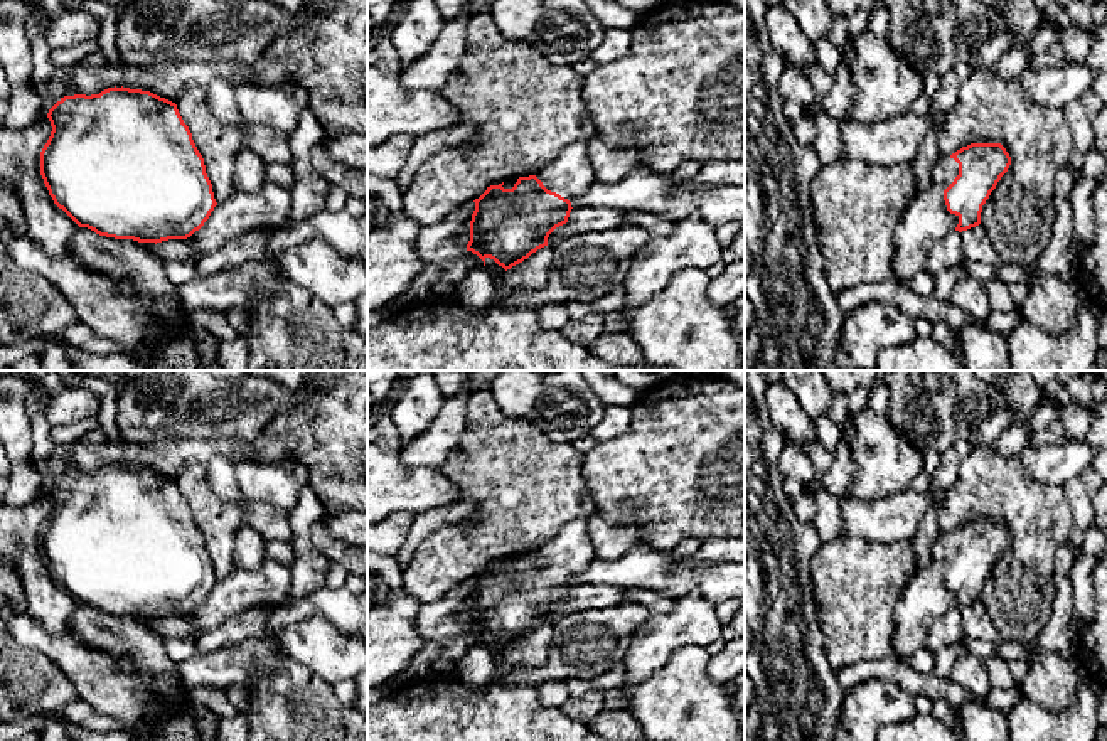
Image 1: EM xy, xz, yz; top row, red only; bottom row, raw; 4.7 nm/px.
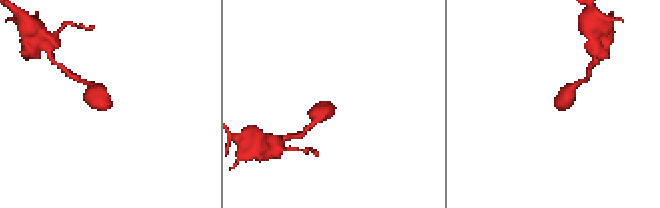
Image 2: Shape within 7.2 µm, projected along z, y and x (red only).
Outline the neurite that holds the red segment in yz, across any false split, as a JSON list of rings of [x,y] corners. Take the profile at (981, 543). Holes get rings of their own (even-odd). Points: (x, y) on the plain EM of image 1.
[[[971,520],[950,534],[939,532],[922,571],[910,539],[885,544],[846,536],[822,542],[809,569],[831,669],[837,672],[859,660],[908,660],[925,647],[927,632],[940,615],[981,601],[982,583],[1009,542],[1011,534],[1001,520]]]

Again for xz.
[[[490,391],[470,392],[470,397],[465,408],[465,416],[467,416],[465,426],[458,436],[457,446],[452,450],[448,460],[441,466],[443,475],[458,487],[460,500],[472,502],[475,505],[475,510],[460,522],[443,525],[433,530],[426,539],[420,542],[418,549],[414,551],[414,556],[411,557],[411,561],[403,571],[403,588],[406,593],[413,594],[425,605],[443,598],[458,583],[473,578],[475,588],[470,598],[470,618],[467,621],[467,628],[472,628],[473,632],[477,632],[484,638],[484,643],[485,643],[485,637],[490,635],[507,648],[512,643],[527,637],[537,626],[548,623],[549,611],[556,605],[568,600],[570,589],[573,586],[570,578],[575,573],[585,571],[588,564],[595,559],[595,547],[588,534],[588,517],[596,512],[596,504],[591,497],[591,492],[583,472],[585,455],[580,453],[573,446],[573,443],[570,441],[556,443],[549,440],[541,433],[539,428],[536,428],[524,418],[512,418],[504,414],[500,419],[497,419],[494,416],[495,406],[497,402]]]

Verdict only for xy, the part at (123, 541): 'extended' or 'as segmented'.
extended

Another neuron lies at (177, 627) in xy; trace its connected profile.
[[[189,615],[157,620],[155,632],[160,638],[197,638],[202,633]]]

